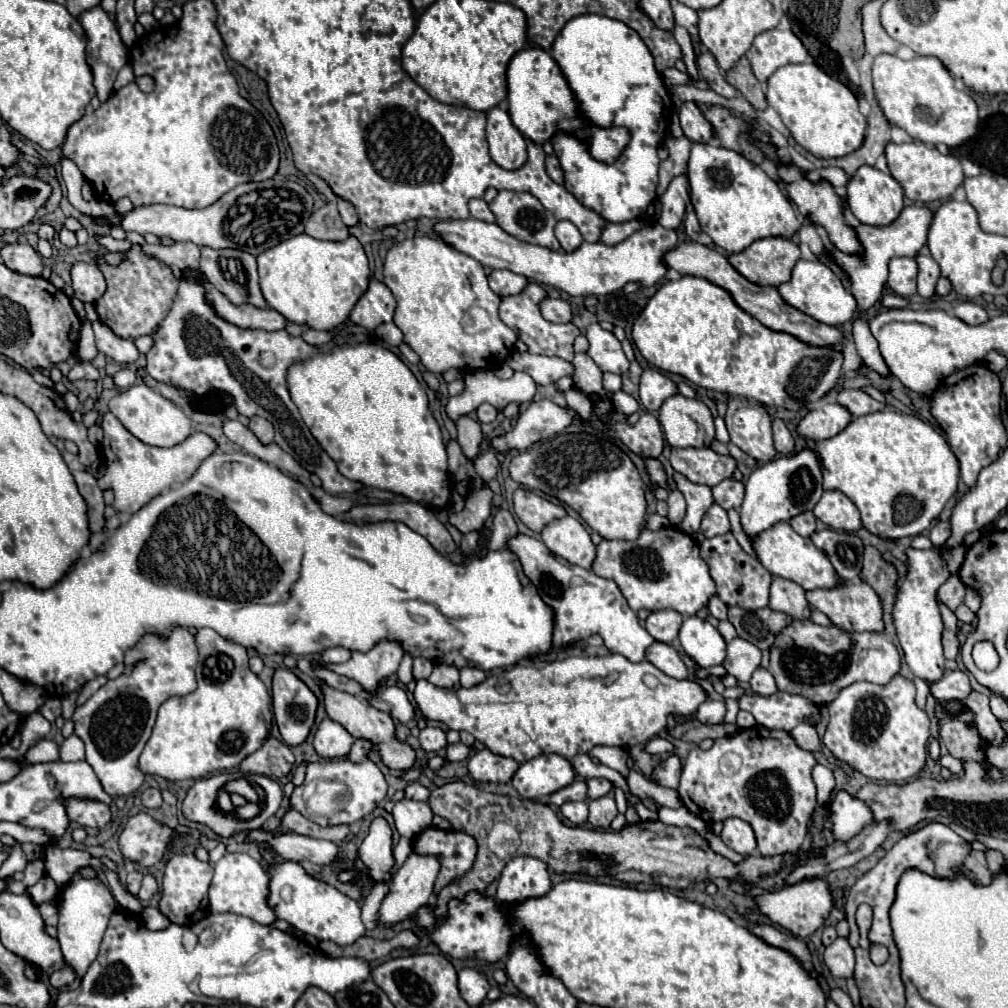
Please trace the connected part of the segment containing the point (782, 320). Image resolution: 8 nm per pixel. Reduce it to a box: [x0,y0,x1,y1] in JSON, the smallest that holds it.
[665,242,843,350]

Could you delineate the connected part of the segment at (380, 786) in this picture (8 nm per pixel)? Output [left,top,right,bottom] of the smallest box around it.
[291,758,387,826]

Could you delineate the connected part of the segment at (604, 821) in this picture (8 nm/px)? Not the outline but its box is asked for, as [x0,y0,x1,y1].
[589,796,617,830]

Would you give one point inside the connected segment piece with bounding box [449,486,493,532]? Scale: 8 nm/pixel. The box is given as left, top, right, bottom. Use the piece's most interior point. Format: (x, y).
(478, 508)

